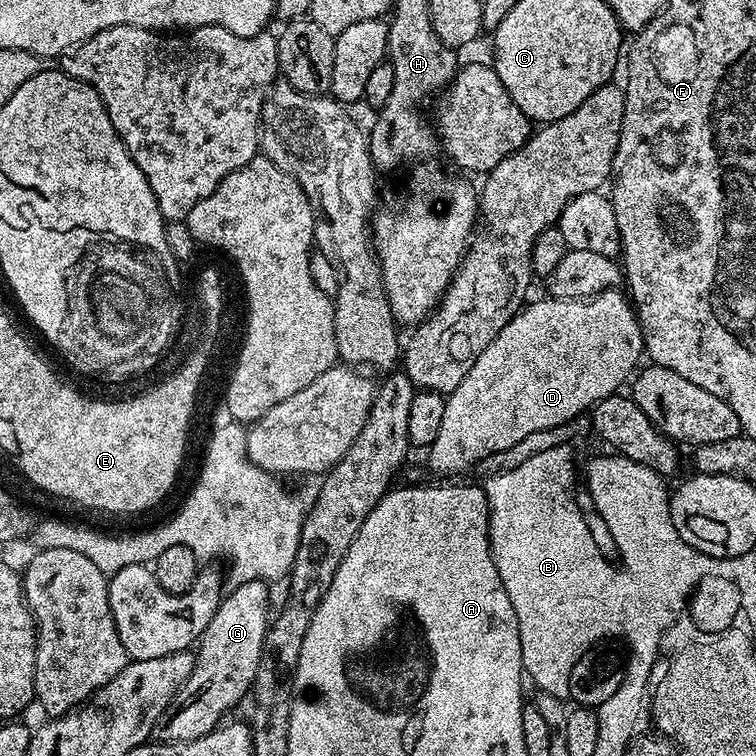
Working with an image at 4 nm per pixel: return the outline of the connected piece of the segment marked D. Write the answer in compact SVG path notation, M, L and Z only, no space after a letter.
M620 290L600 292L597 296L589 296L587 300L543 298L544 300L534 301L535 299L533 299L527 306L521 308L520 313L513 320L506 322L506 326L502 326L502 330L494 338L494 342L490 342L490 346L486 346L486 350L482 350L482 354L478 354L478 362L474 362L474 366L470 366L470 374L466 374L466 378L462 378L462 382L458 382L458 386L453 392L447 393L446 410L442 414L442 427L438 430L438 438L426 452L429 466L440 475L437 477L459 477L456 476L459 472L464 472L467 468L475 469L477 462L482 458L486 458L490 454L498 454L498 450L507 450L508 447L517 444L521 438L535 434L537 430L550 430L554 426L567 424L568 421L585 415L599 400L613 395L619 389L616 387L624 379L627 381L637 371L638 365L641 363L641 361L639 362L640 356L642 360L645 355L644 334L640 329L640 320L636 316L631 299L623 291L621 292Z

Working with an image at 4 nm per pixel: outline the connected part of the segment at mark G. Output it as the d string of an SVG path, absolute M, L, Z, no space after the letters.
M262 580L246 582L221 599L214 618L210 618L210 626L206 626L199 638L196 666L176 696L174 710L169 711L162 721L165 741L185 744L215 732L221 727L223 716L243 696L245 699L251 693L270 623L268 588Z

